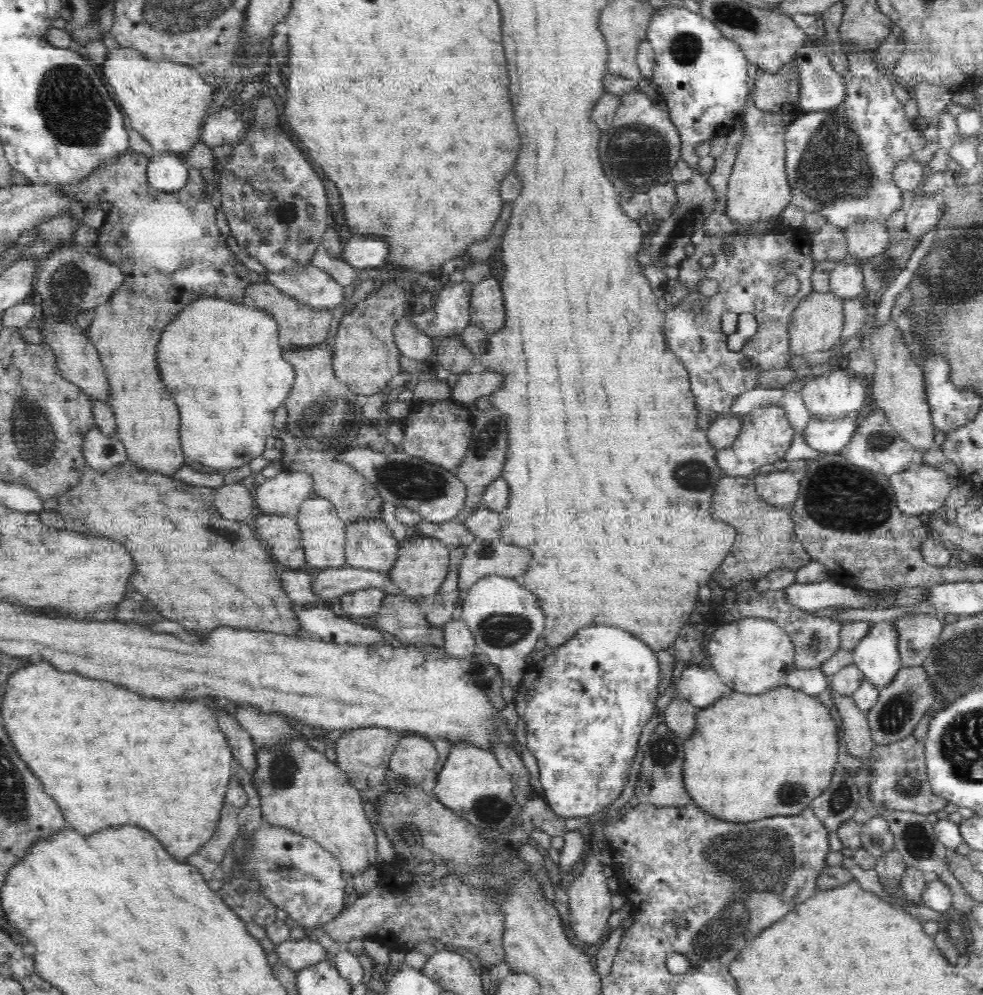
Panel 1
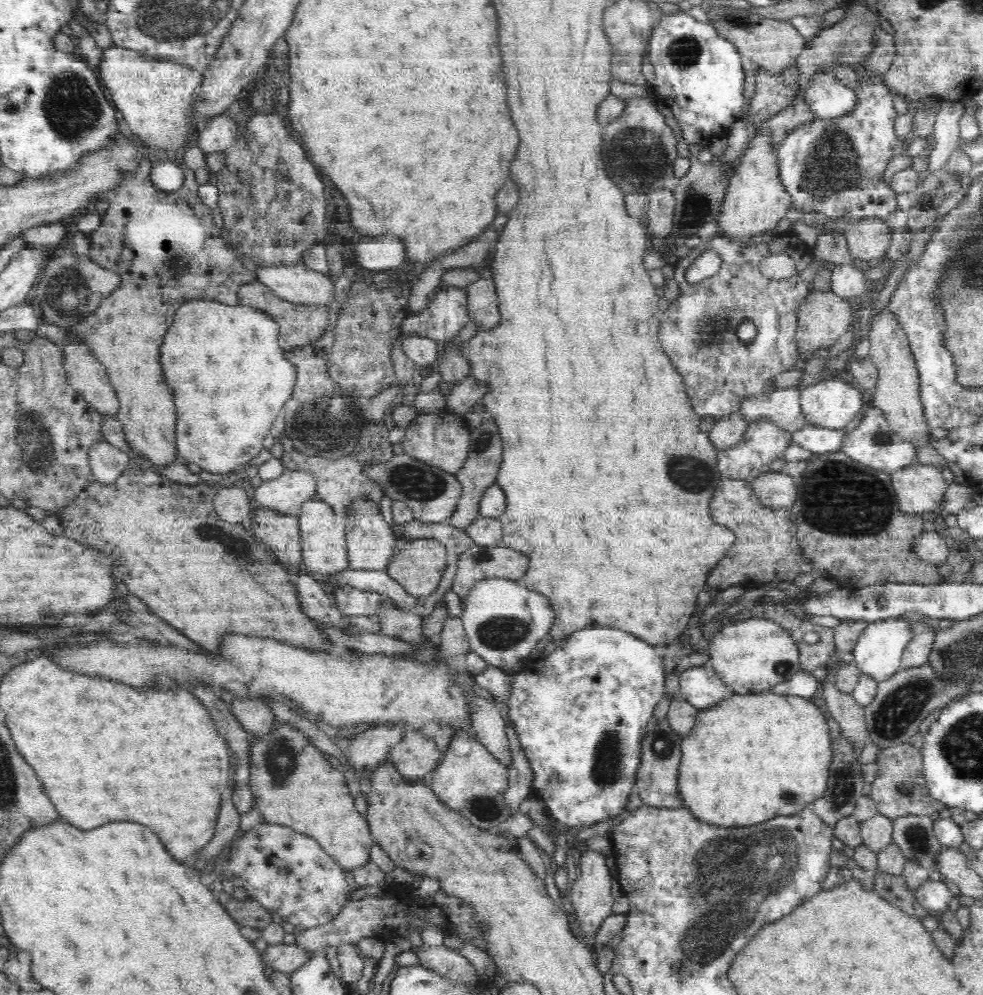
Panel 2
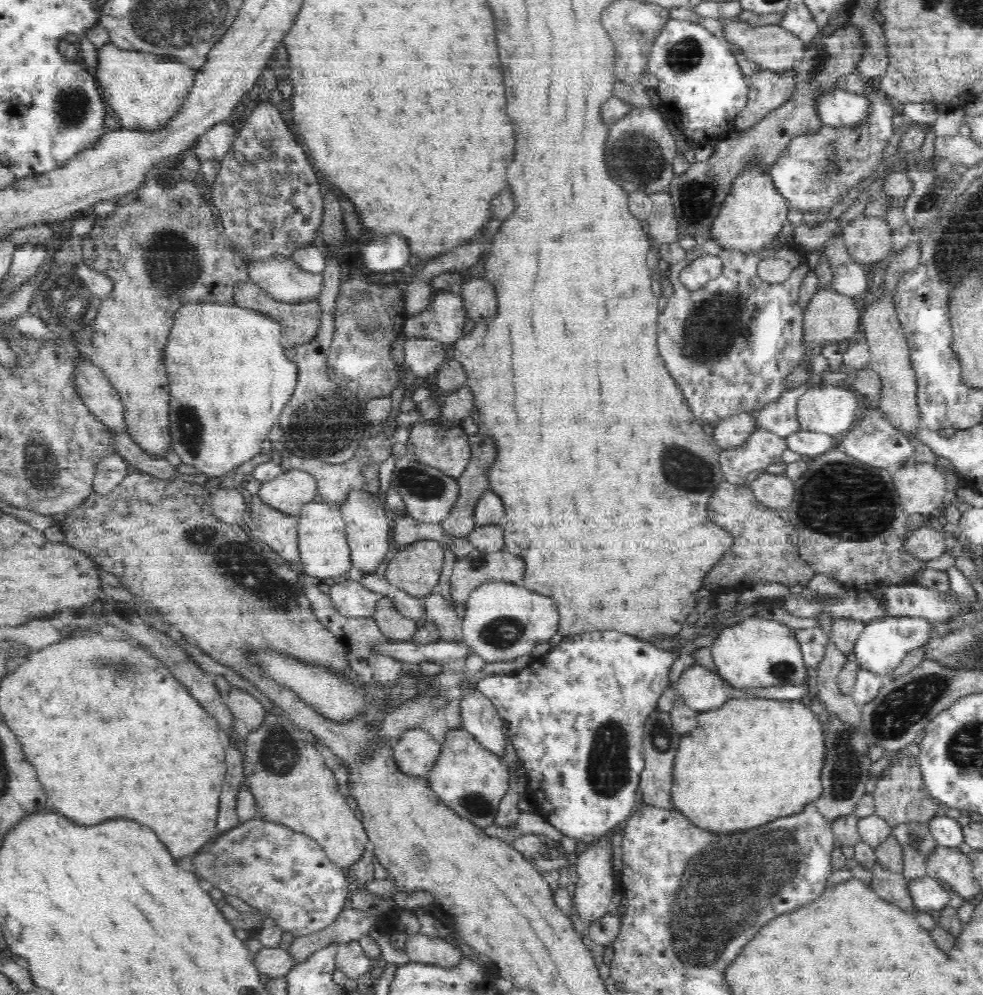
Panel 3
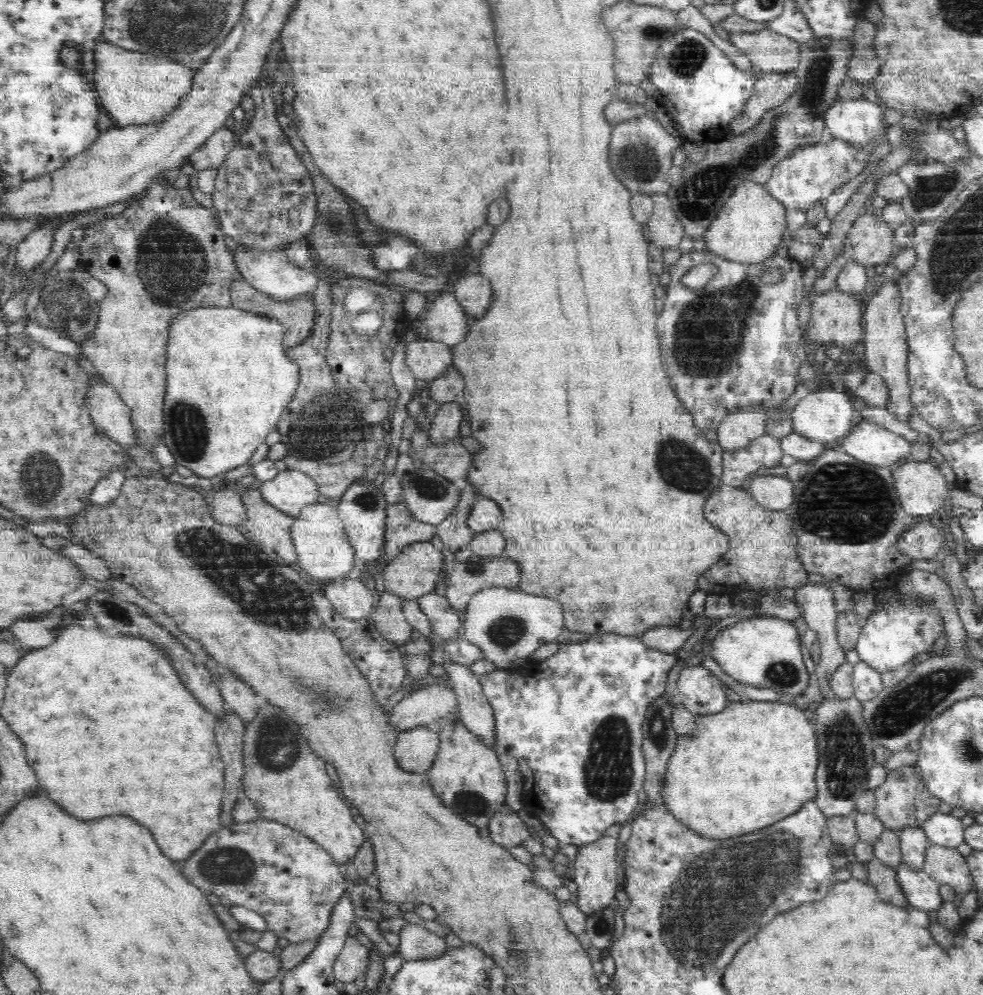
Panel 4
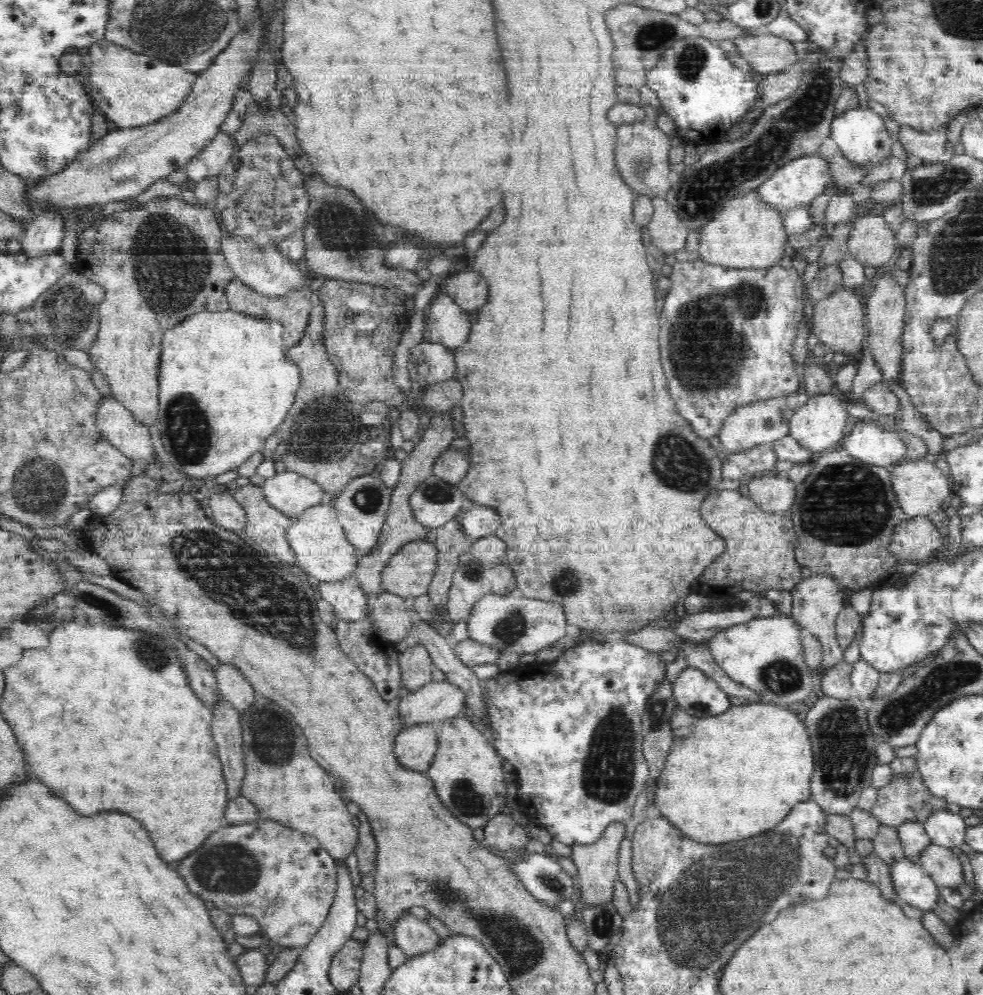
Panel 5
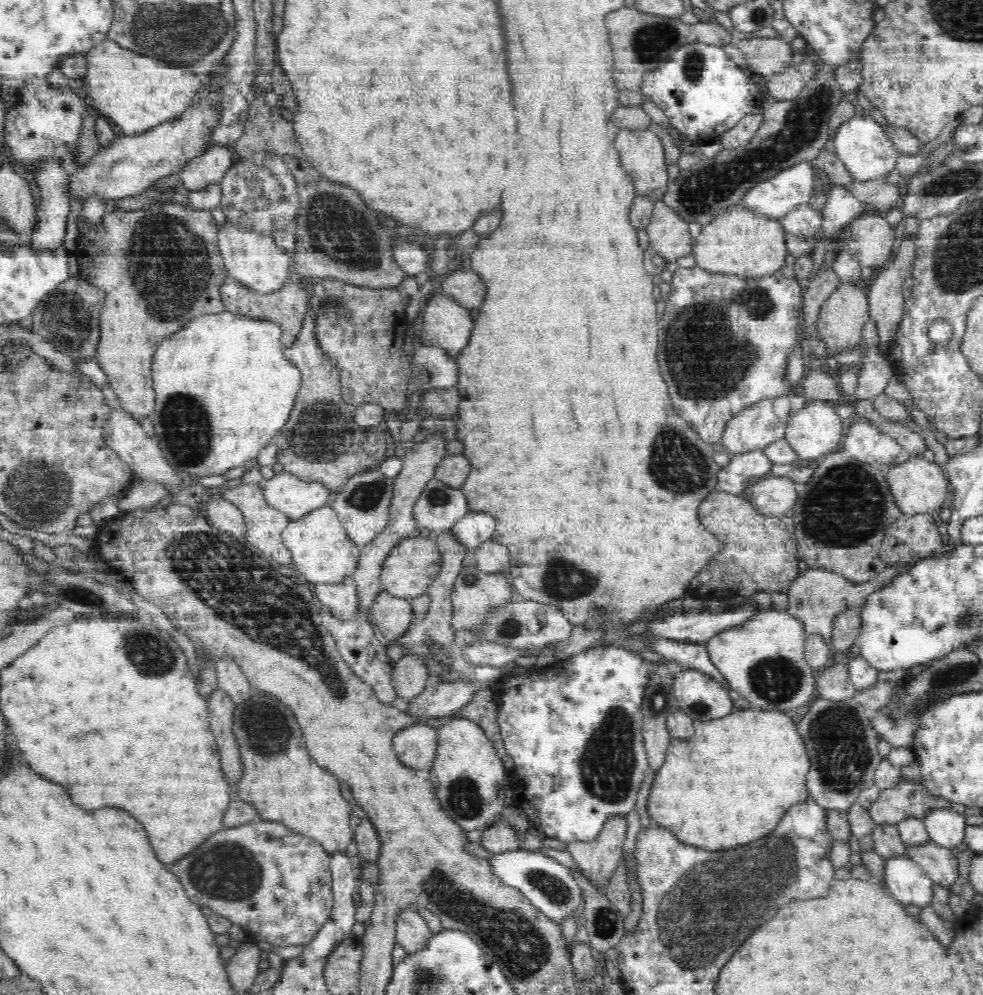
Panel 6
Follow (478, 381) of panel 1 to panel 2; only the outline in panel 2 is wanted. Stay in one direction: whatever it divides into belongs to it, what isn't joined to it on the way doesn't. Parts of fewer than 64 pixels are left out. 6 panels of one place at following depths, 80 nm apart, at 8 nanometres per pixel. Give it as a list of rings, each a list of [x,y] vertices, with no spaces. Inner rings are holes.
[[[469,375],[464,379],[458,382],[452,388],[452,392],[445,397],[445,409],[462,417],[466,412],[470,412],[474,404],[478,404],[487,392],[490,392],[488,391],[488,384],[474,381],[473,376]]]

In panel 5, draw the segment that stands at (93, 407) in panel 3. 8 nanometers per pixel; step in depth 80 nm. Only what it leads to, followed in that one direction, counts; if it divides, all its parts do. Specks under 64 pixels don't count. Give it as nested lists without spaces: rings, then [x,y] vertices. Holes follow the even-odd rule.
[[[114,396],[103,397],[95,408],[96,424],[101,435],[116,448],[121,449],[137,471],[150,464],[162,467],[161,460],[154,457],[154,447],[148,427],[142,426],[130,412],[130,409]]]

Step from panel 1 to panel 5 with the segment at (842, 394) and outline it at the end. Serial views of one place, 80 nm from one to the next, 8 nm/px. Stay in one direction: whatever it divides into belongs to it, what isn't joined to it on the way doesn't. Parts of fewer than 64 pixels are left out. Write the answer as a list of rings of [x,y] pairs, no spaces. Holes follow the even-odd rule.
[[[814,396],[792,415],[789,434],[807,448],[812,456],[819,456],[818,452],[839,447],[851,424],[852,421],[847,412],[844,412],[840,400],[836,400],[834,396]]]

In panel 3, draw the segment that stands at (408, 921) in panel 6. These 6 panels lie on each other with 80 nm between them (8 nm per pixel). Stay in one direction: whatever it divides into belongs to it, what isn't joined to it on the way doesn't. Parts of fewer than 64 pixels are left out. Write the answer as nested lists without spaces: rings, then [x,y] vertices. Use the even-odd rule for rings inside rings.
[[[422,933],[409,935],[403,950],[412,962],[440,967],[455,967],[465,953],[442,937],[432,938]]]

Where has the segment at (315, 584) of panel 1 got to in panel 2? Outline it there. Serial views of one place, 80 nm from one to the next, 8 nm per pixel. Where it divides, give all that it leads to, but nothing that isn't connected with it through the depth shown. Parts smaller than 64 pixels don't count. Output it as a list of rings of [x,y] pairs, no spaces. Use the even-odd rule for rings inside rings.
[[[348,567],[342,572],[330,574],[330,580],[324,584],[333,590],[348,585],[358,590],[380,593],[384,598],[393,600],[398,608],[405,608],[406,612],[416,612],[416,608],[421,605],[421,598],[410,595],[387,573],[387,569],[354,570]]]

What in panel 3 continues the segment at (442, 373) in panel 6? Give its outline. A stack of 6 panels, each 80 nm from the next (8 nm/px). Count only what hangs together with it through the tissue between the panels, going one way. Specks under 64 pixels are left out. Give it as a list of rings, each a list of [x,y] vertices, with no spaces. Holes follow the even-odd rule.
[[[411,338],[404,344],[405,364],[413,374],[426,380],[438,372],[442,362],[446,361],[443,343],[432,339]]]

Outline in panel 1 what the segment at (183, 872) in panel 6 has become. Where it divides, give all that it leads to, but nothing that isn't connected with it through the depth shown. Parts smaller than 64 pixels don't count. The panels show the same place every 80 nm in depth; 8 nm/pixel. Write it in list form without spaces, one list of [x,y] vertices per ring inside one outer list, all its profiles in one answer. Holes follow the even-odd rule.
[[[261,826],[252,836],[252,846],[249,848],[250,858],[246,861],[243,871],[254,877],[262,885],[264,895],[268,897],[277,908],[288,914],[291,923],[305,927],[308,930],[327,922],[338,916],[346,906],[348,889],[342,878],[342,868],[334,854],[325,851],[315,840],[307,839],[300,833],[291,831],[286,827]]]

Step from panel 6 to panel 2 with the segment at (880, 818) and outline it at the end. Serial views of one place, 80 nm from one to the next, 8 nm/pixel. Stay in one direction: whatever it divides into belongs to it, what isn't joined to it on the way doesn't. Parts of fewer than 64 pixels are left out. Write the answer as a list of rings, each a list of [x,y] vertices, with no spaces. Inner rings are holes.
[[[916,741],[882,749],[878,754],[877,776],[871,783],[872,791],[869,797],[876,804],[877,811],[890,820],[912,815],[935,817],[939,811],[946,808],[942,802],[929,794],[923,775],[924,766],[920,749],[920,743]]]

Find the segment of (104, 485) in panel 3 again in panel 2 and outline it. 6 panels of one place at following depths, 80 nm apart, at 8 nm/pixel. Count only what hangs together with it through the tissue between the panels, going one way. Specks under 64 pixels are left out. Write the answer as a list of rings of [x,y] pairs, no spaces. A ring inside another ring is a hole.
[[[106,440],[94,444],[88,452],[88,458],[93,480],[100,484],[114,484],[114,480],[124,472],[130,462],[125,452]]]

